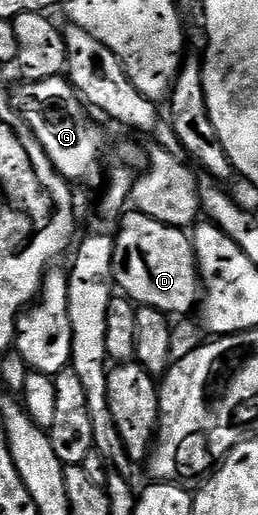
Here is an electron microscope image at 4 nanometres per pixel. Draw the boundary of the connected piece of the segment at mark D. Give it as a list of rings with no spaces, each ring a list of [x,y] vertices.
[[[130,209],[121,216],[114,245],[114,281],[117,290],[135,304],[165,311],[167,316],[186,315],[200,303],[200,276],[198,259],[194,255],[191,236],[183,228],[170,227],[166,223],[148,217],[143,211]]]

